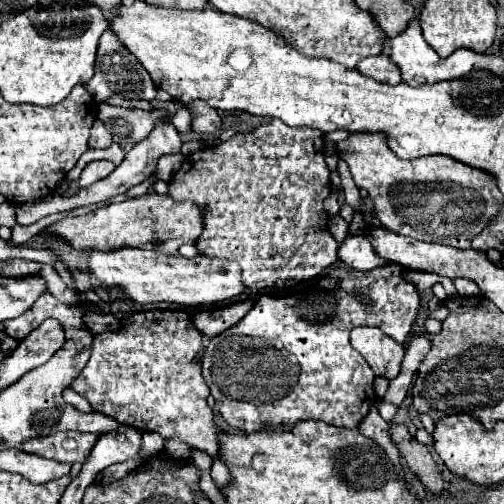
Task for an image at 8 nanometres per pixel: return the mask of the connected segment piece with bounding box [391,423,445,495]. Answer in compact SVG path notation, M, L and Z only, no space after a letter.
M391 423L391 437L395 445L399 447L401 455L405 457L409 469L415 473L415 477L425 485L425 489L433 495L441 495L445 489L445 481L441 475L441 469L433 461L433 455L425 445L421 445L417 439L413 439L405 425Z

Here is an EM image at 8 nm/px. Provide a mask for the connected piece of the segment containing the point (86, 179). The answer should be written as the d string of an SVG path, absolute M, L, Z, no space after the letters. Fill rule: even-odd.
M93 161L93 163L89 163L89 165L83 169L81 179L79 179L79 185L81 185L81 187L89 187L89 185L93 185L95 181L105 179L113 169L115 169L115 165L113 165L111 161Z

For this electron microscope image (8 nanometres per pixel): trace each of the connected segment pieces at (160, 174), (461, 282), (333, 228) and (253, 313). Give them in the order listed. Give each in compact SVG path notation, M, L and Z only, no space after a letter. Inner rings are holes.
M163 155L161 159L159 159L159 165L157 165L157 179L163 179L163 181L169 181L173 175L175 175L175 171L181 167L181 163L183 163L183 155Z
M455 279L453 283L455 283L457 293L459 293L461 297L473 297L473 295L479 295L477 285L475 285L473 281L469 281L469 279Z
M336 214L330 218L330 226L328 218L328 229L334 239L341 244L349 233L349 224L339 214Z
M395 263L371 271L335 271L333 275L321 279L319 285L307 289L303 295L261 295L253 309L237 325L209 341L201 357L201 371L211 395L215 397L217 411L231 427L245 433L255 433L261 429L291 431L295 423L307 419L355 429L375 403L375 375L363 356L349 345L351 329L361 325L379 327L393 339L405 343L417 311L417 289L403 279L401 267ZM359 295L371 297L373 303L365 307L359 301Z

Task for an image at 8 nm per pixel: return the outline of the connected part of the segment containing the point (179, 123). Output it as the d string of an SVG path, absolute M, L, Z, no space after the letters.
M187 108L180 109L172 116L171 121L180 133L191 131L191 114Z

